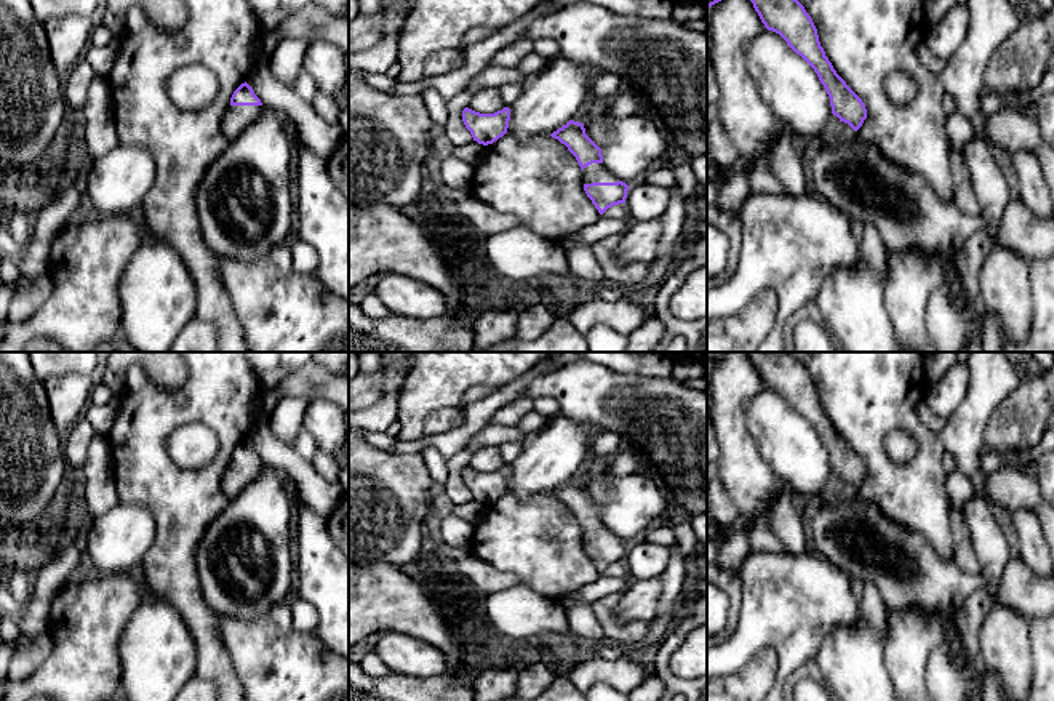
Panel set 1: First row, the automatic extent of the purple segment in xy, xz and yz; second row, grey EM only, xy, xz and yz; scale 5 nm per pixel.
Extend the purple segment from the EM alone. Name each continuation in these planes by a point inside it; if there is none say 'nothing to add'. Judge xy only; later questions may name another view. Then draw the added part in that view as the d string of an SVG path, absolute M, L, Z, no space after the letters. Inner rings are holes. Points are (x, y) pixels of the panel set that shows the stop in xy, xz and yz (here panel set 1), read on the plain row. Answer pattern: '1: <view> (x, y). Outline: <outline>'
1: xy (237, 476). Outline: M229 464L221 488L229 499L235 498L262 471L262 464Z

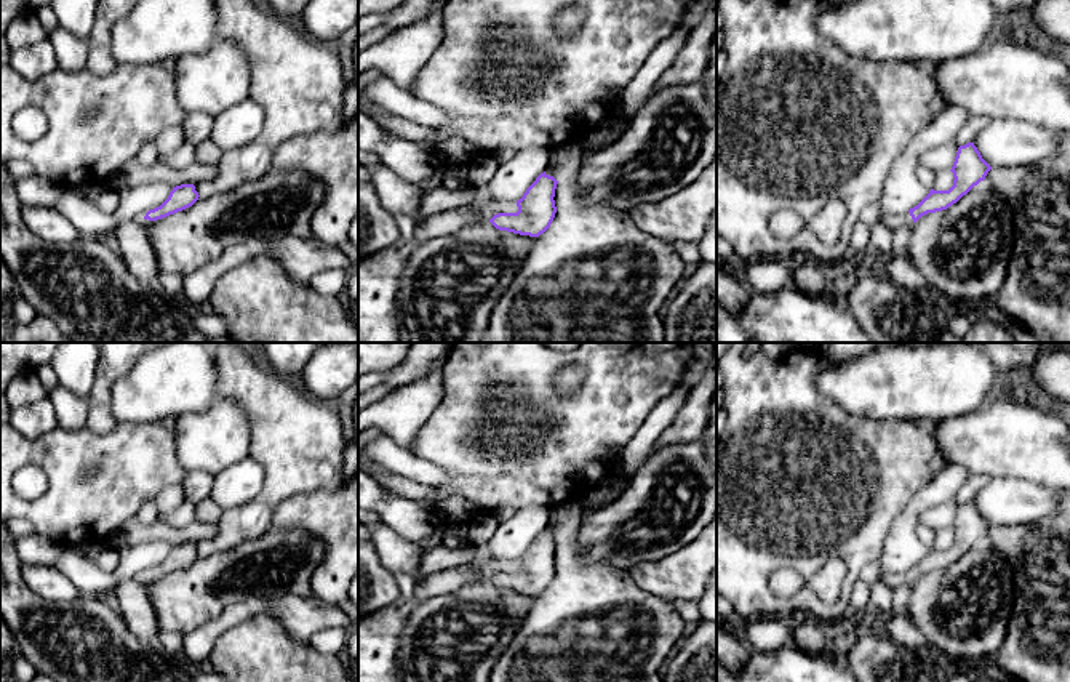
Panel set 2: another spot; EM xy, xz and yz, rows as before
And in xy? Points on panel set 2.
nothing to add

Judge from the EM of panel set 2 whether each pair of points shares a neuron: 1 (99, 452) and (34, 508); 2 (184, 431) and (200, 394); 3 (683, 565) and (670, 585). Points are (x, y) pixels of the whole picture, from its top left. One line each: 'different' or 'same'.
1: same
2: different
3: same

